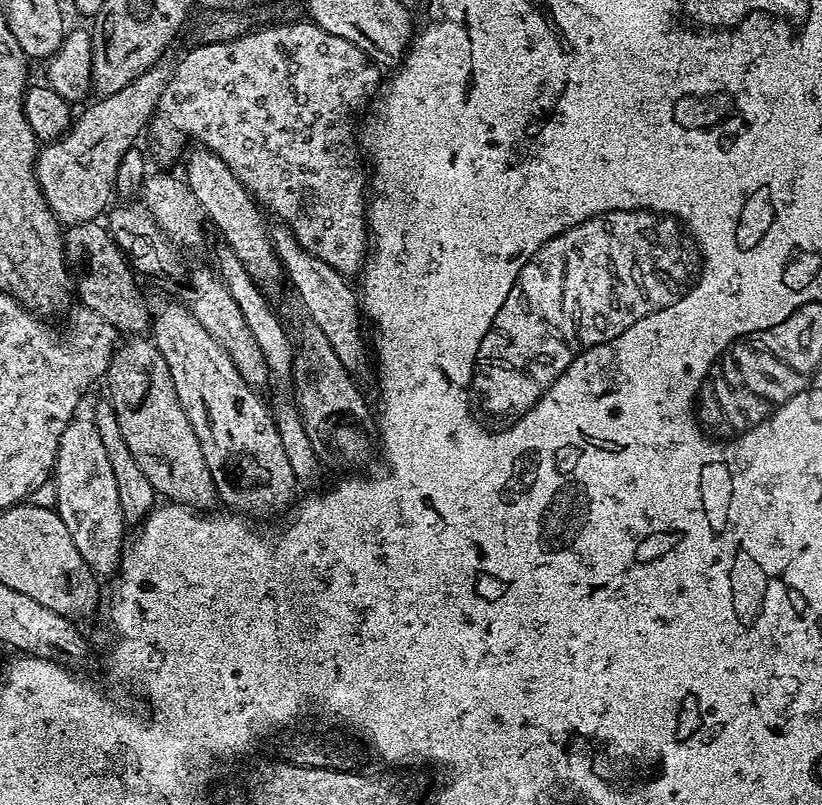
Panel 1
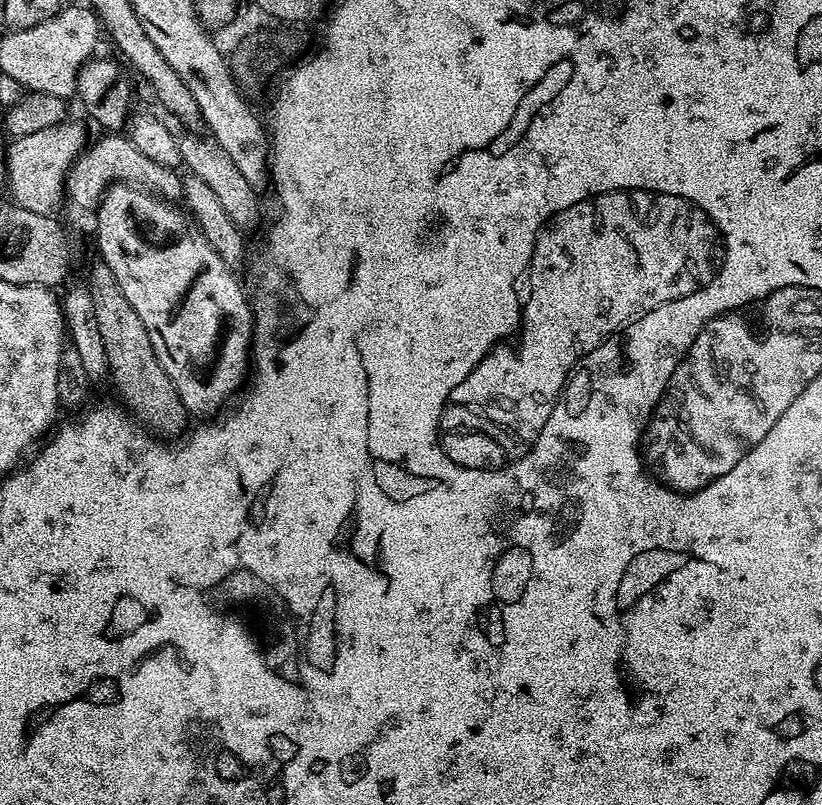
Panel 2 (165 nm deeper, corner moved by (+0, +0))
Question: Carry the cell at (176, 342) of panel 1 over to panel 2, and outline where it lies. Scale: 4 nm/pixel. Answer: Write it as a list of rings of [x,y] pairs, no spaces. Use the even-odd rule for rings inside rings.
[[[123,182],[113,184],[107,194],[100,199],[100,207],[94,213],[94,219],[96,219],[96,244],[100,247],[99,259],[106,266],[110,266],[110,270],[114,270],[114,278],[118,282],[122,294],[126,294],[126,302],[130,302],[130,306],[134,306],[134,314],[138,314],[138,318],[142,318],[142,326],[146,326],[146,334],[150,334],[150,346],[154,346],[154,354],[158,354],[158,362],[162,362],[162,370],[166,370],[170,382],[174,382],[185,408],[188,409],[189,413],[196,415],[197,412],[200,418],[204,418],[209,414],[219,413],[216,411],[228,399],[231,401],[245,387],[246,377],[250,372],[252,305],[246,288],[244,292],[243,286],[236,281],[238,279],[237,273],[232,272],[229,266],[222,262],[218,250],[203,236],[203,230],[201,230],[195,219],[183,207],[180,207],[181,209],[175,208],[172,204],[175,203],[151,192],[145,192],[144,189],[137,188],[135,184],[125,184]]]

